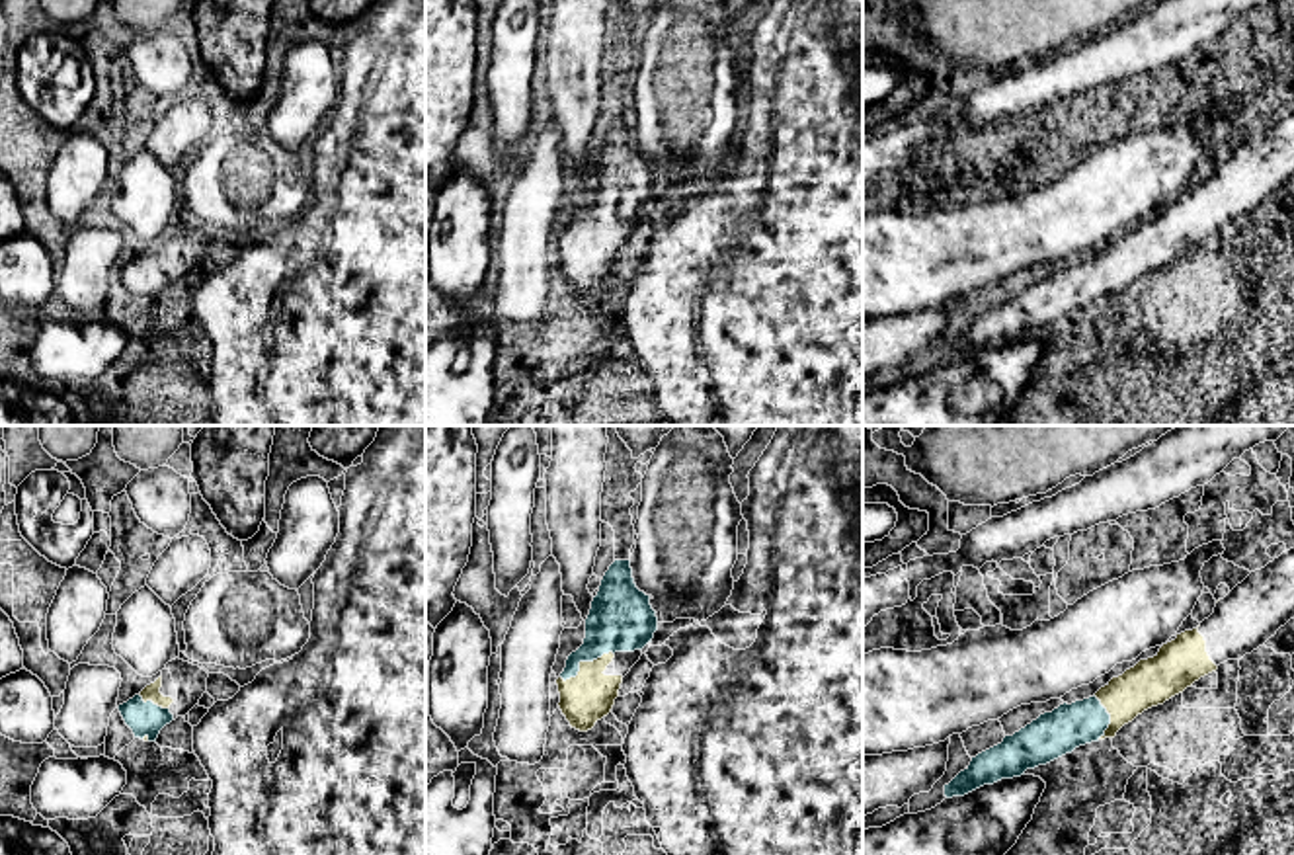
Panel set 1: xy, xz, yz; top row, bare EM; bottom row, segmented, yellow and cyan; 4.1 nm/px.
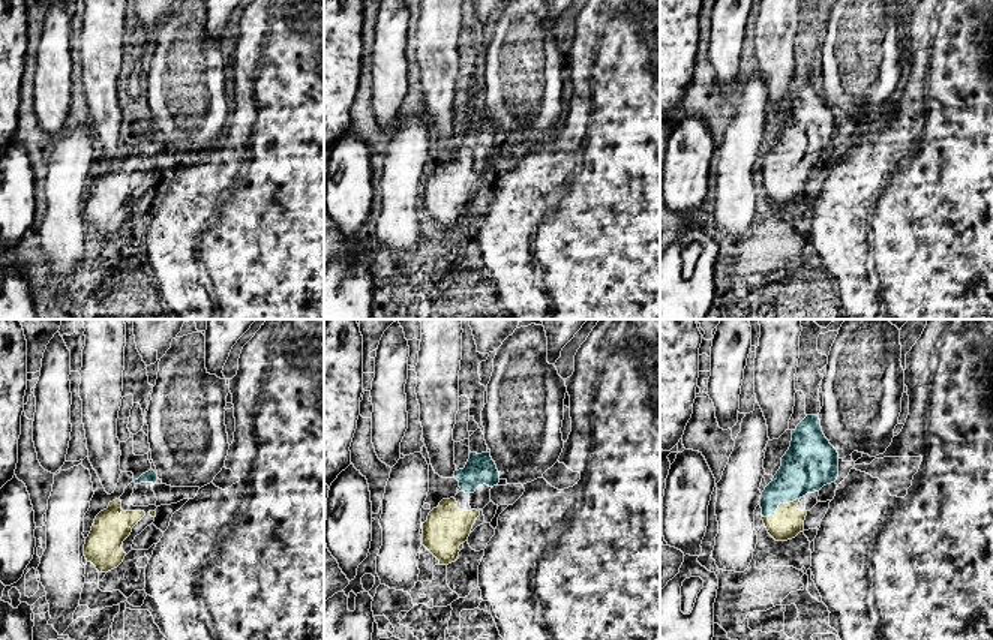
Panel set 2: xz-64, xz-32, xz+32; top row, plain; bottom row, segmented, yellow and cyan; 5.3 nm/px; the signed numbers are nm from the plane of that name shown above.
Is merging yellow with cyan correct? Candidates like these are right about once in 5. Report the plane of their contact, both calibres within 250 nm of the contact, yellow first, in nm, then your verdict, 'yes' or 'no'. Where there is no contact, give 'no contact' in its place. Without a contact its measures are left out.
meets yellow in xz; 200 nm thick on the yellow side, 280 nm on the other; yes

